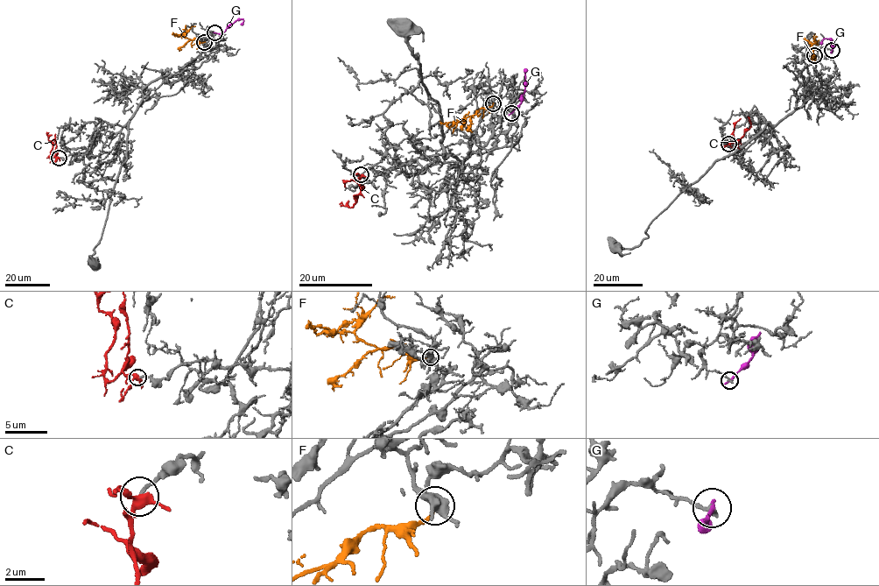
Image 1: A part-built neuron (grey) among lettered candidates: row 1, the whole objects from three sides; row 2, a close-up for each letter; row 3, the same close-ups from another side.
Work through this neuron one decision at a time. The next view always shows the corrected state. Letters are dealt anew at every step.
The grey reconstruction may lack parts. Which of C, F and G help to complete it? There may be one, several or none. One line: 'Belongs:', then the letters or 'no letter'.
Belongs: no letter

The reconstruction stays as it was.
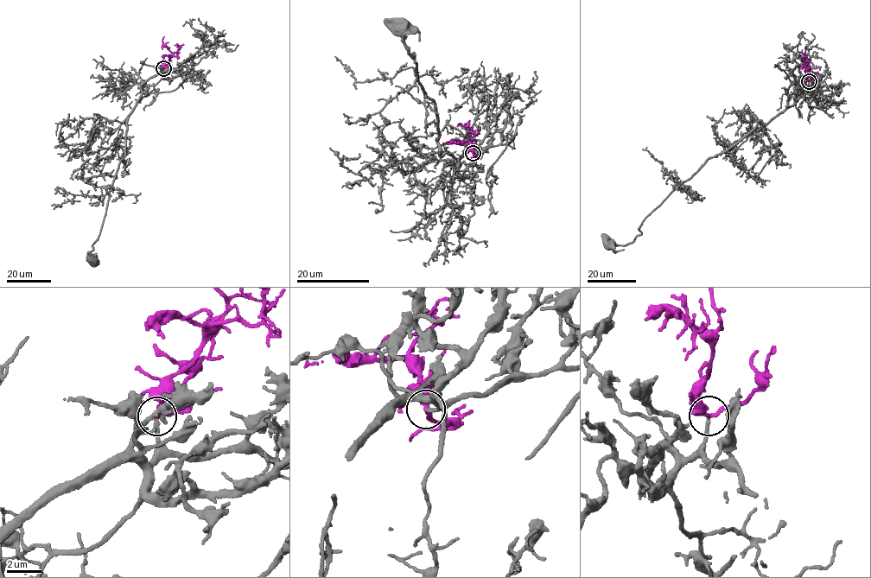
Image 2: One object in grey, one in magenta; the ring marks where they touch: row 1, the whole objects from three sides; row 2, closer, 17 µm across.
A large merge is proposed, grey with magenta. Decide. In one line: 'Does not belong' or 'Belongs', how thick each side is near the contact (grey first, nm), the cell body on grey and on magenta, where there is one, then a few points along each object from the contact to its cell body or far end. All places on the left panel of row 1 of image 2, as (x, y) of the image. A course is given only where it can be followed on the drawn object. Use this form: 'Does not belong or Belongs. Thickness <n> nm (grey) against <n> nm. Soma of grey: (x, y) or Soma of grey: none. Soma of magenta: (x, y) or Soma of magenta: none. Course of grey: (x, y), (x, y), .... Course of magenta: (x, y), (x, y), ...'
Belongs. Thickness 220 nm (grey) against 320 nm. Soma of grey: (92, 259). Soma of magenta: none. Course of grey: (163, 68), (141, 85), (125, 119), (123, 157), (91, 259). Course of magenta: (163, 68), (172, 54), (163, 43), (164, 36)

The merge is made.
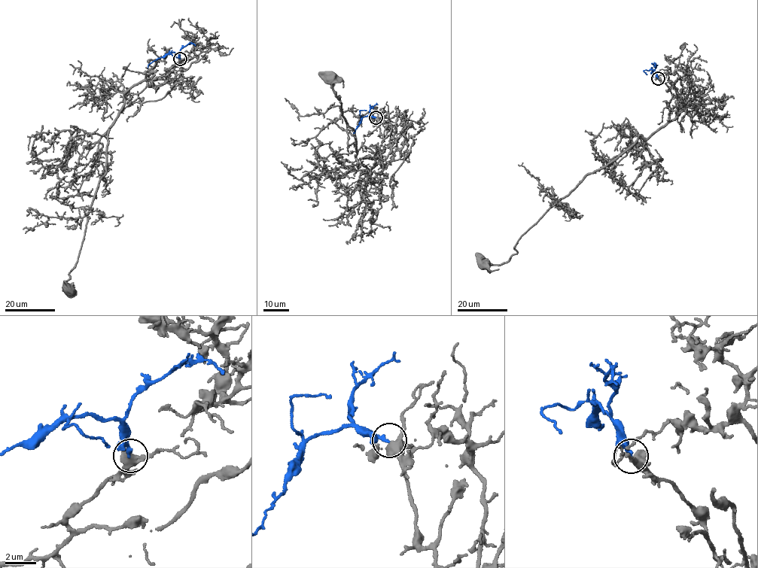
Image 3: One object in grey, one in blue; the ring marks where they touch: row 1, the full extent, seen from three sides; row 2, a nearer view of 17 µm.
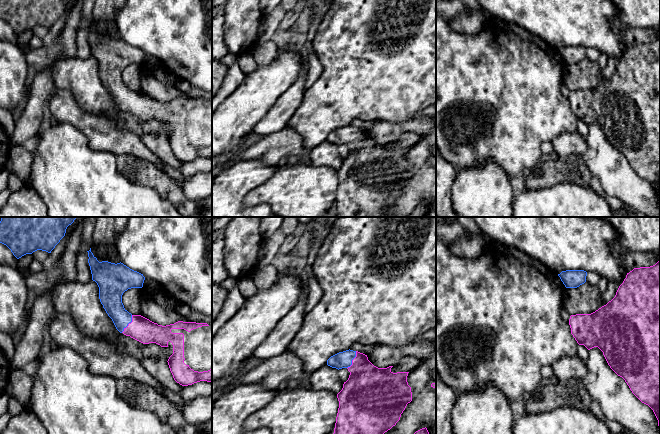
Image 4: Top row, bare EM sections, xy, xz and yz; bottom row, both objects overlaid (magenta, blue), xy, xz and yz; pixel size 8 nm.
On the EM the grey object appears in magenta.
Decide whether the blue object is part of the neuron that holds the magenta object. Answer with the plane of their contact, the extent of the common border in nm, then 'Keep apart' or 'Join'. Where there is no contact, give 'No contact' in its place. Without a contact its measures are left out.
Touches magenta in xy. Shared border 170 nm. Join

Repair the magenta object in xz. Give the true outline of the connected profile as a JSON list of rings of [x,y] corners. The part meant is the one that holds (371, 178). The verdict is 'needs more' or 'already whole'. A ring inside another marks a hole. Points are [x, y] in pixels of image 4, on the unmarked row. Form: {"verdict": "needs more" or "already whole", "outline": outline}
{"verdict": "needs more", "outline": [[[350,125],[331,132],[327,136],[327,141],[338,146],[347,144],[350,148],[348,156],[344,158],[342,166],[337,170],[339,184],[333,209],[336,216],[387,217],[384,209],[396,201],[407,180],[412,177],[411,163],[407,158],[409,148],[393,149],[391,147],[393,142],[378,144],[368,136],[367,131]]]}

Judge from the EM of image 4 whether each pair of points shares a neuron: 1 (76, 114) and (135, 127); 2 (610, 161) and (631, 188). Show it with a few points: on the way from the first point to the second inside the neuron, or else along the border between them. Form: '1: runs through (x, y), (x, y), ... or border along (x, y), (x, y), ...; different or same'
1: border along (94, 114), (106, 114), (119, 127), (137, 134); different
2: runs through (607, 169), (623, 183); same

